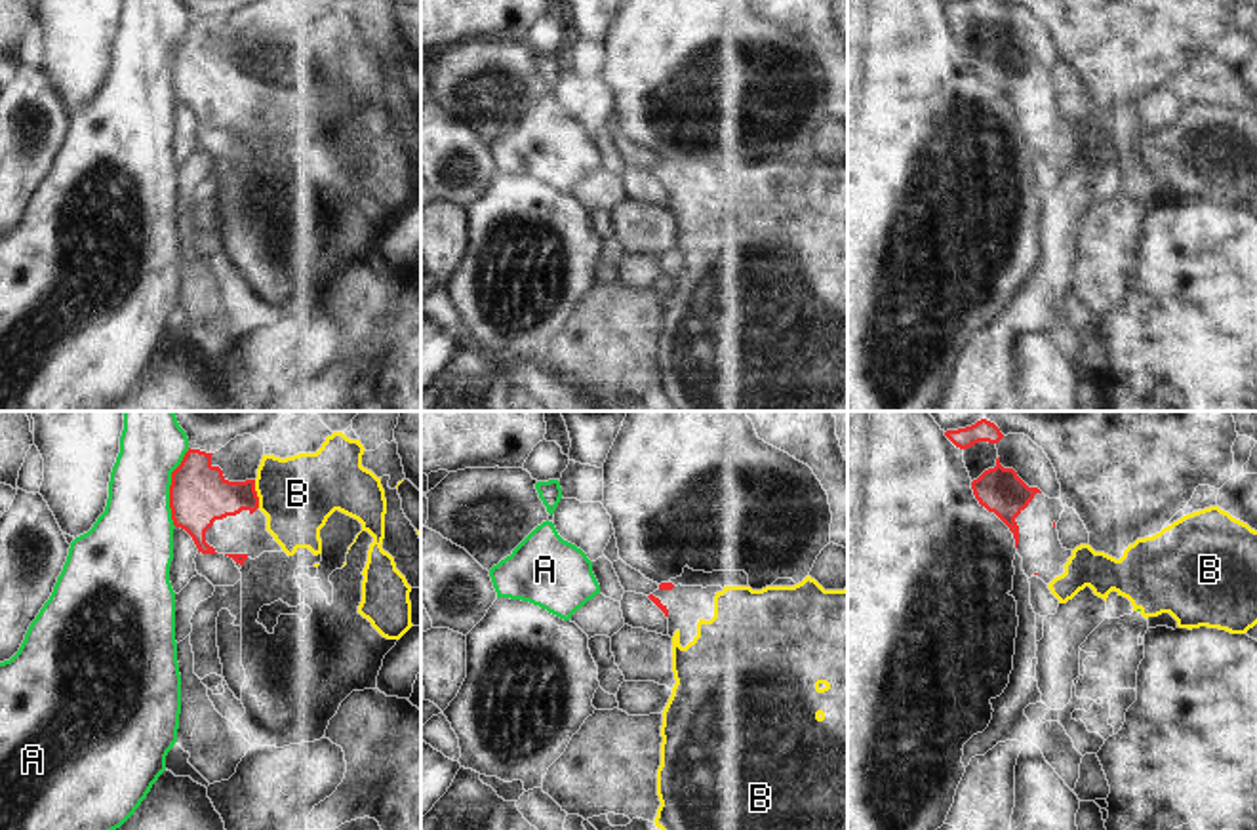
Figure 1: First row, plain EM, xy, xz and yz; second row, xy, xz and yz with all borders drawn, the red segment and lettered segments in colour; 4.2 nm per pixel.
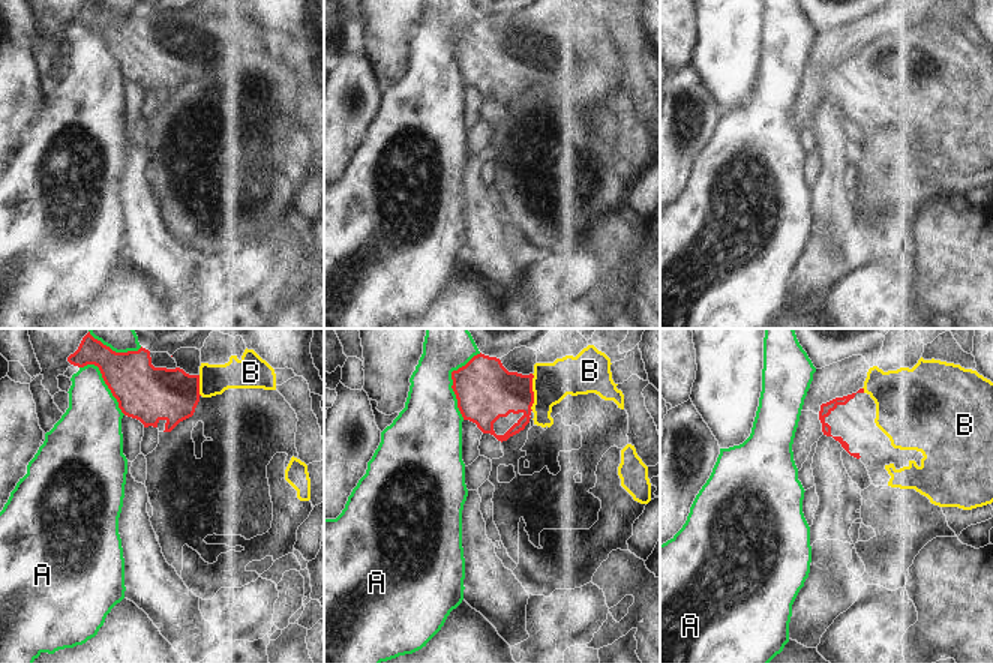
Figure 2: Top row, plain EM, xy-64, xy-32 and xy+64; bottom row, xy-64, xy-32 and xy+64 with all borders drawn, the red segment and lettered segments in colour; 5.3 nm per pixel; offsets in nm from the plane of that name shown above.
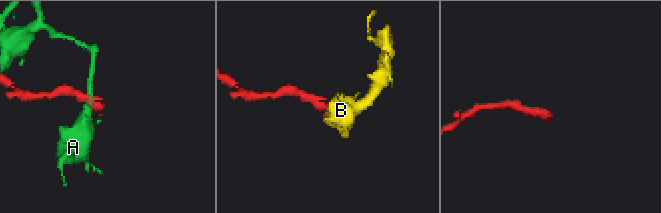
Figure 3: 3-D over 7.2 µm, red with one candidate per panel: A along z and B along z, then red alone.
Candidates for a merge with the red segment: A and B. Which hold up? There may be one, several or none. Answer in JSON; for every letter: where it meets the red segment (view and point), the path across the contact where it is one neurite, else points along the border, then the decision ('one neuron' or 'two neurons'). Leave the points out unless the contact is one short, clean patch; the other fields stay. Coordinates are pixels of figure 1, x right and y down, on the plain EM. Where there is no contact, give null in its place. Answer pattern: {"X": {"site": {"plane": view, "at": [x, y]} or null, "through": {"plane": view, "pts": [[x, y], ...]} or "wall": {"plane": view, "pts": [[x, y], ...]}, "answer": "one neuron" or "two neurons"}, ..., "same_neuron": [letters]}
{"A": {"site": {"plane": "xy", "at": [170, 61]}, "answer": "two neurons"}, "B": {"site": {"plane": "xy", "at": [256, 67]}, "through": {"plane": "xy", "pts": [[199, 67], [256, 67], [298, 67]]}, "answer": "one neuron"}, "same_neuron": ["B"]}

